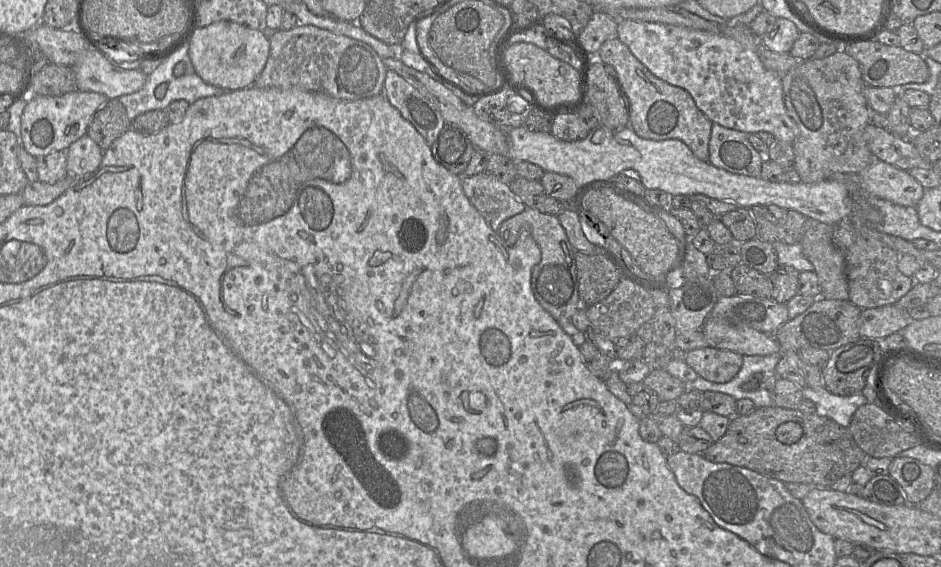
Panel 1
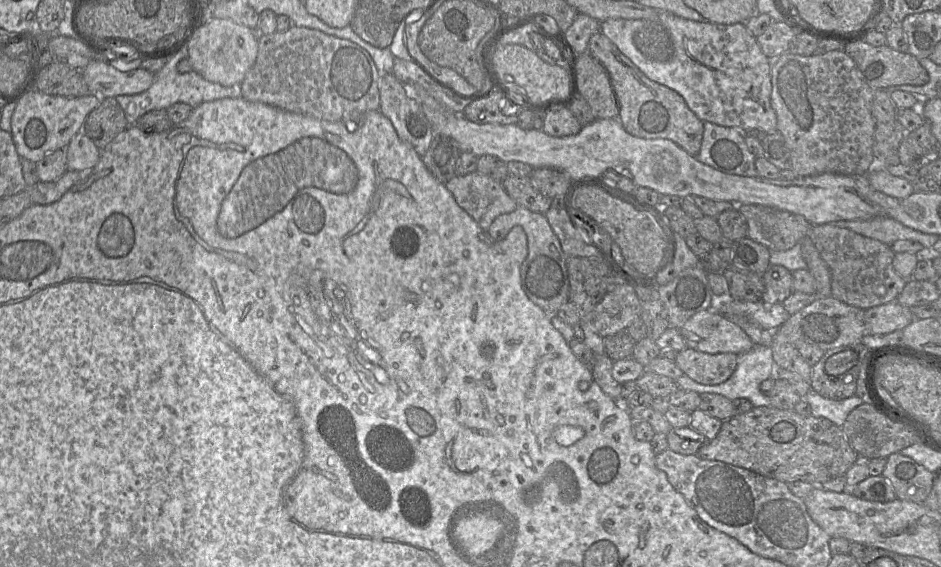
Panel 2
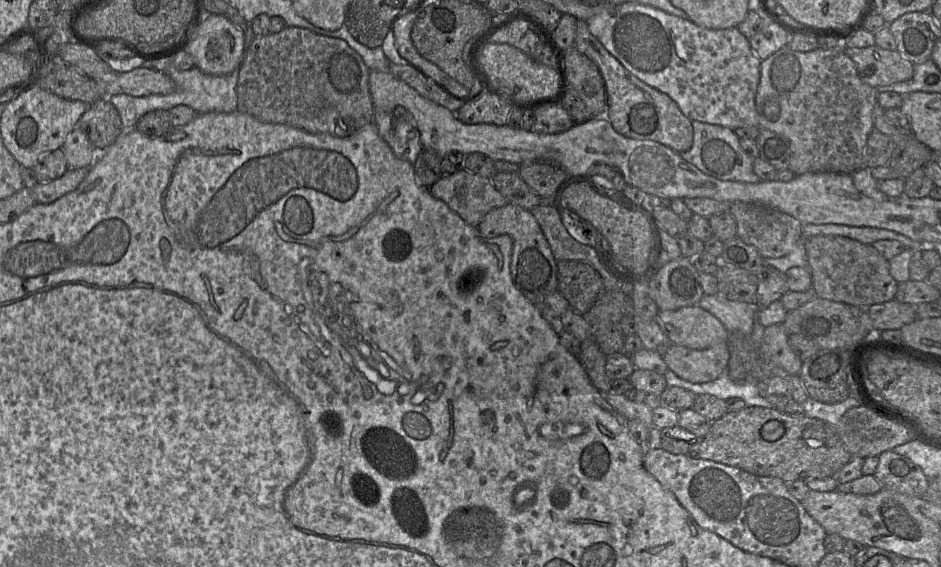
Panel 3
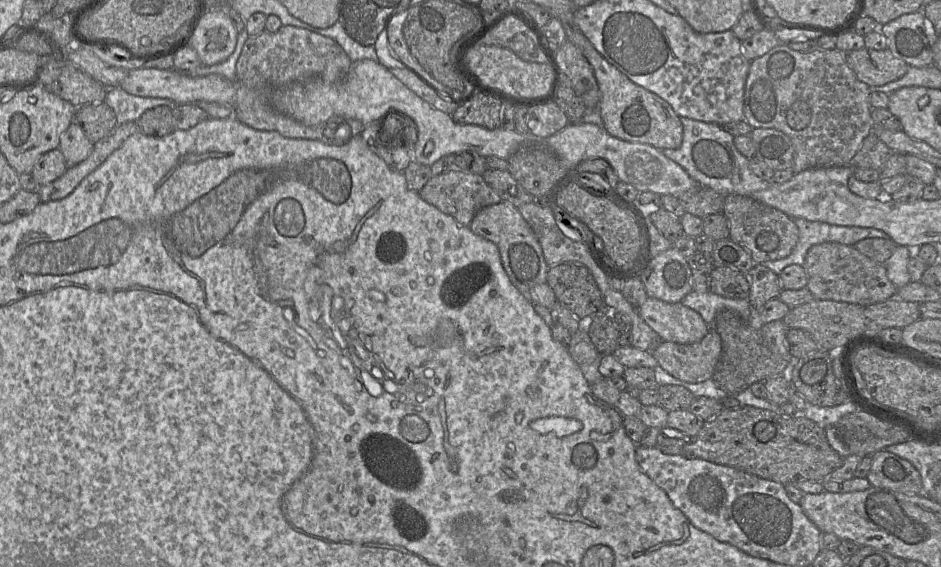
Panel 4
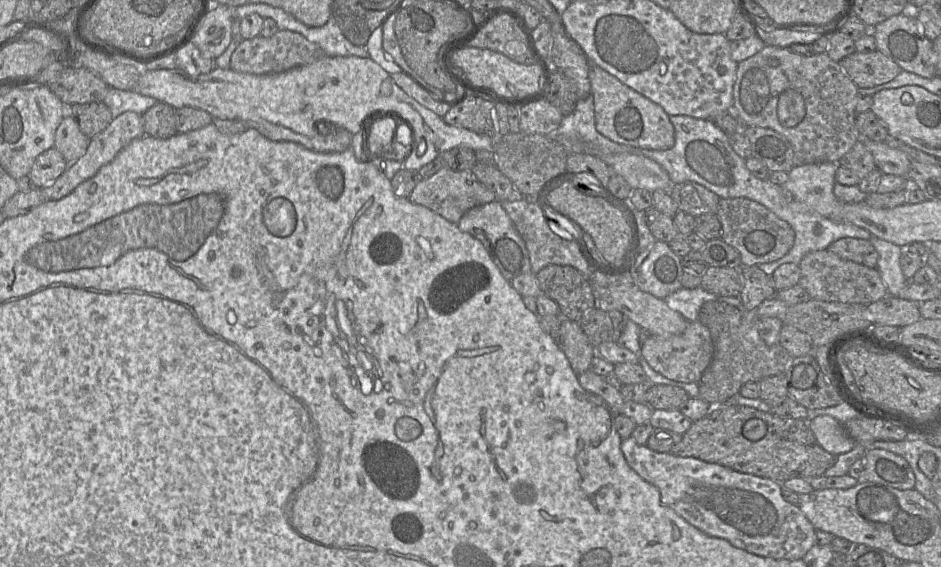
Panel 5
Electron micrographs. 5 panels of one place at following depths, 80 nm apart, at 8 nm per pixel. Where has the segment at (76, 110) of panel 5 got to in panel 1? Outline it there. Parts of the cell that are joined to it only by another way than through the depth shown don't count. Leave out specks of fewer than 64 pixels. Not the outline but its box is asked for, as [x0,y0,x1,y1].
[86,99,131,151]

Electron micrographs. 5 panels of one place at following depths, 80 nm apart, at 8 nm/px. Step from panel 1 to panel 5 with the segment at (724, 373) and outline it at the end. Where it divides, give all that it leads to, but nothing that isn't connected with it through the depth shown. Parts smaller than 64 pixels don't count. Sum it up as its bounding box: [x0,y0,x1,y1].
[640,322,714,383]

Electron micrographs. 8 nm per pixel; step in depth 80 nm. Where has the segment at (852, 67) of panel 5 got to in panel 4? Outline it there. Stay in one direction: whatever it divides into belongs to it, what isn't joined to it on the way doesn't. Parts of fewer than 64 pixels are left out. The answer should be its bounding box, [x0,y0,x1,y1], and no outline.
[846,48,909,87]

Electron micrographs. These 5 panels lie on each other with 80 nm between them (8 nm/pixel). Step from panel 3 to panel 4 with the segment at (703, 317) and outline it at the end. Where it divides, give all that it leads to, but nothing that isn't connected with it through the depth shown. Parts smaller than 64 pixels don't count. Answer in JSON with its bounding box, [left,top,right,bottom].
[638,297,711,343]

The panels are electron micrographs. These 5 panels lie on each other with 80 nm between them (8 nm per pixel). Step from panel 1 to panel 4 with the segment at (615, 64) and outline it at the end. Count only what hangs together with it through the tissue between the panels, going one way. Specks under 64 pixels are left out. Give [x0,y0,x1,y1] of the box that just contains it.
[547,10,683,150]

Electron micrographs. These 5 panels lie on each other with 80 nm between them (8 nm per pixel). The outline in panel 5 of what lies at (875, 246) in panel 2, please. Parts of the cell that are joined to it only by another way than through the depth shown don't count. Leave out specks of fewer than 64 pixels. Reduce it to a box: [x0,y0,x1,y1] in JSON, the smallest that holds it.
[799,250,888,304]

